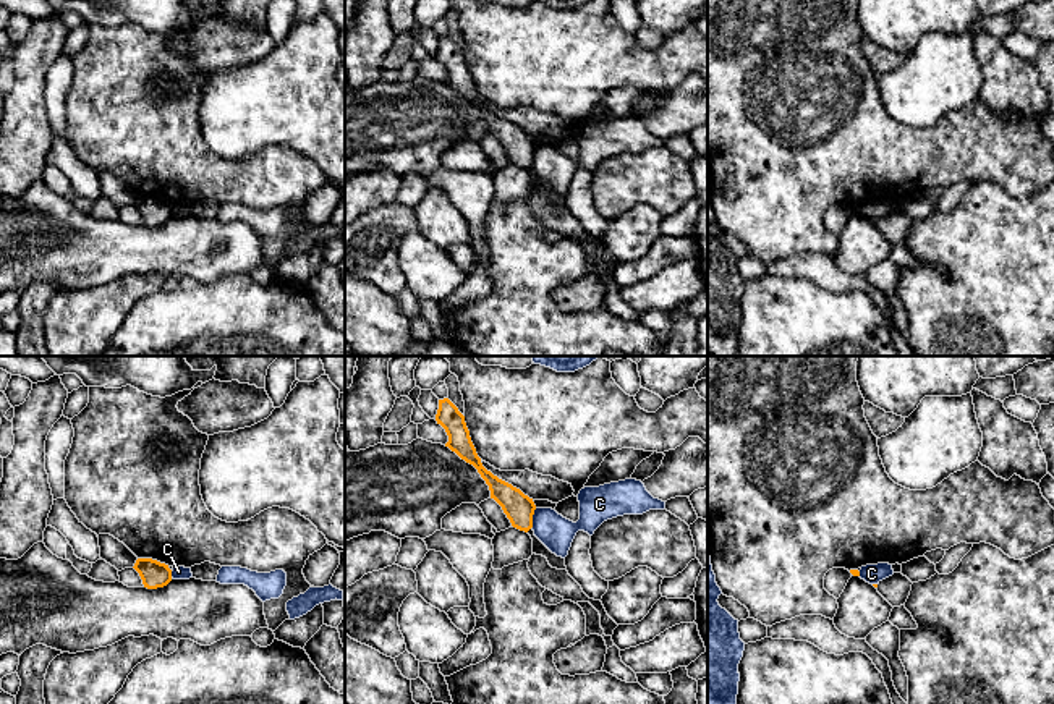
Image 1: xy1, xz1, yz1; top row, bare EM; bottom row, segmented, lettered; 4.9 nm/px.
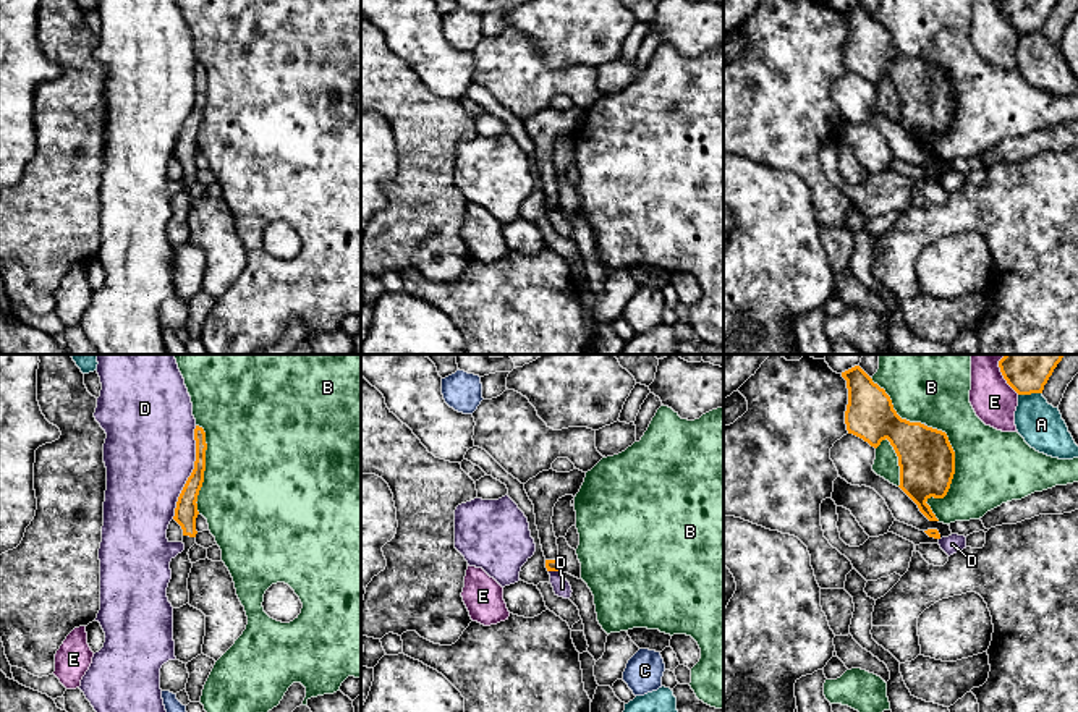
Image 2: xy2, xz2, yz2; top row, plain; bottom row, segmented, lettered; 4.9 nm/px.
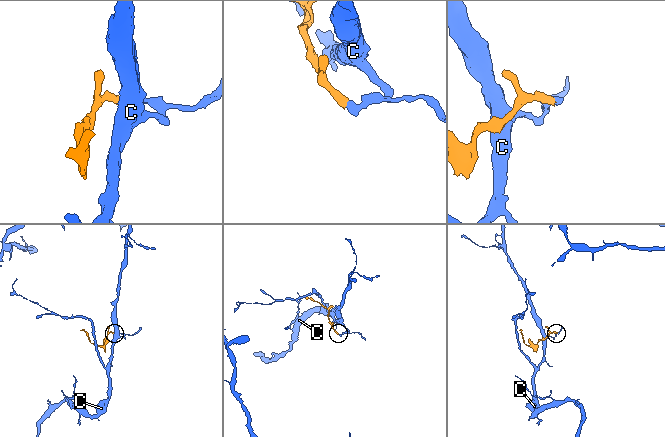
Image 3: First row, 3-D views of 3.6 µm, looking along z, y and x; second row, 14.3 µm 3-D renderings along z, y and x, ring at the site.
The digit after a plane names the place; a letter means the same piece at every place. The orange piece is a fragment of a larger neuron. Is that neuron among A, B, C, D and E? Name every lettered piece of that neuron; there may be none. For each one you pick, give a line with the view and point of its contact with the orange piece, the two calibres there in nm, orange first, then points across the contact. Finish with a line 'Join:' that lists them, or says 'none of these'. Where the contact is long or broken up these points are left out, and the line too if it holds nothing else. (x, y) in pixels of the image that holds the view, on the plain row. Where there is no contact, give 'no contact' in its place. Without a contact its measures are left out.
Join: none of these

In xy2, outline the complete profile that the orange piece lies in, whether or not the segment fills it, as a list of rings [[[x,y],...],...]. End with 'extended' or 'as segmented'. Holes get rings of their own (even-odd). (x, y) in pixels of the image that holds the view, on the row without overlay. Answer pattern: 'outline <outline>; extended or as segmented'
outline [[[202,65],[194,66],[196,78],[196,99],[191,113],[188,115],[175,146],[173,157],[183,167],[185,188],[178,191],[170,199],[172,217],[167,225],[167,235],[173,246],[180,246],[189,239],[188,215],[193,206],[189,197],[189,186],[196,181],[196,155],[197,149],[197,133],[204,120],[206,108],[206,70]]]; extended

